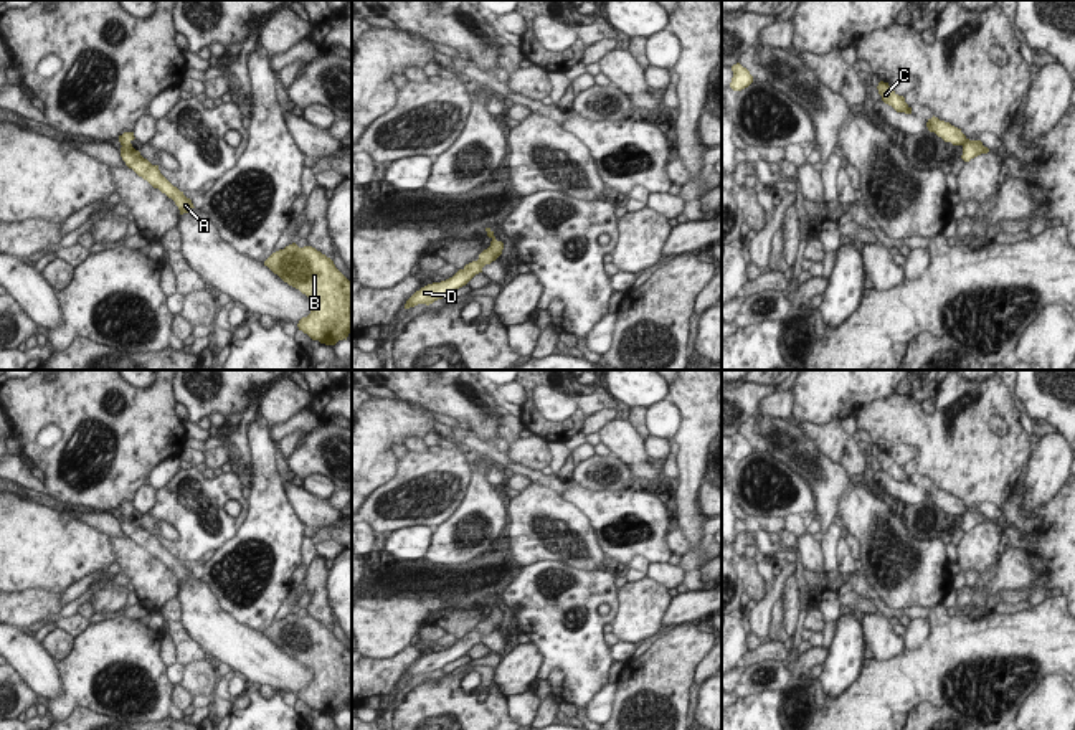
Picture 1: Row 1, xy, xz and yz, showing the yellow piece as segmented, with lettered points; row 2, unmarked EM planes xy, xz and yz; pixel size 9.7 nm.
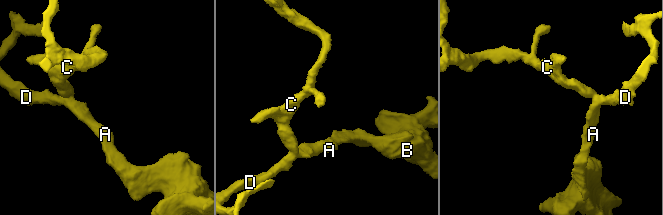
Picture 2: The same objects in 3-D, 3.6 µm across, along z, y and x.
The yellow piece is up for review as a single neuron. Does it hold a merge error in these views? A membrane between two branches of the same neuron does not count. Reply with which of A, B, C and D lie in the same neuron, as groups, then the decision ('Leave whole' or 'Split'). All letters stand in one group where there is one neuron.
Groups: A B C D. Leave whole.

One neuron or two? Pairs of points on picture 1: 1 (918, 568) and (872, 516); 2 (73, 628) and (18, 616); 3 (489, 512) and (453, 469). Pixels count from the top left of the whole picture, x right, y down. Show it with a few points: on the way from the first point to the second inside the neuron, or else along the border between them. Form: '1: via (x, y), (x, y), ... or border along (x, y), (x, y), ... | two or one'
1: via (905, 555), (879, 529) | one
2: via (60, 621), (52, 615), (32, 615) | one
3: border along (474, 466), (463, 504), (446, 521) | two

